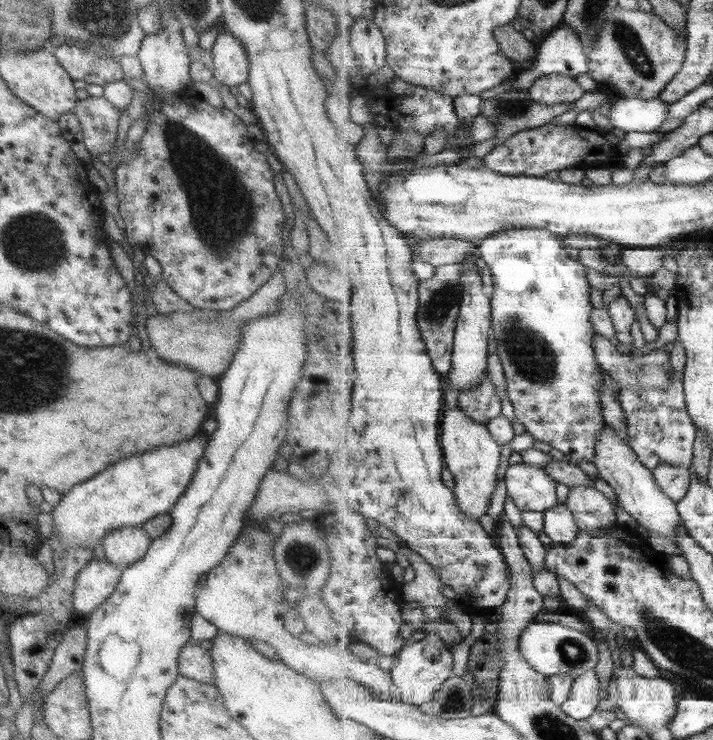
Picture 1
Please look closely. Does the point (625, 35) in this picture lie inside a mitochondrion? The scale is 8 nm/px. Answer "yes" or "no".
yes

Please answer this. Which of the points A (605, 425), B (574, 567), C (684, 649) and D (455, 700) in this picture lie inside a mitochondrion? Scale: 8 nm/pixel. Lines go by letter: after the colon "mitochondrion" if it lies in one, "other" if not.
A: other
B: other
C: mitochondrion
D: mitochondrion

